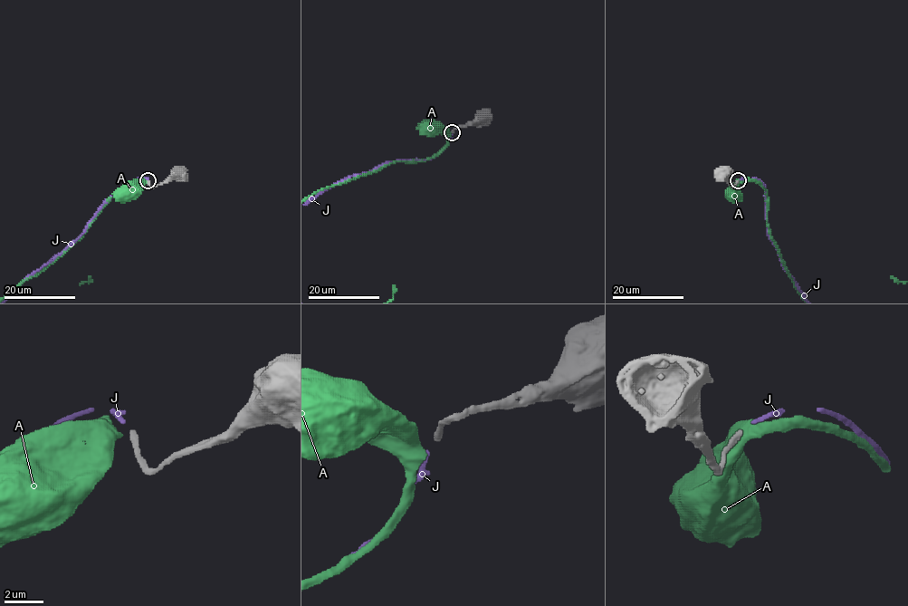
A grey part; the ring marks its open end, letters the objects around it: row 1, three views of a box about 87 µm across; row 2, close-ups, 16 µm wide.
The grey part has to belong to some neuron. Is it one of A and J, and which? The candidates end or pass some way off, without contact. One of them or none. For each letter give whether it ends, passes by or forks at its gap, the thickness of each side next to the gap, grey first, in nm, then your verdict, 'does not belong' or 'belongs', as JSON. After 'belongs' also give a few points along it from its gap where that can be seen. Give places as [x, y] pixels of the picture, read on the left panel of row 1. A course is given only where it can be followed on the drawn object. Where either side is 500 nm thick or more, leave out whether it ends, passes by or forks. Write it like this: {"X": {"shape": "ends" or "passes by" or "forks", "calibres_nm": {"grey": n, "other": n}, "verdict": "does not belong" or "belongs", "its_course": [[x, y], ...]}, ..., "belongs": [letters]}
{"A": {"calibres_nm": {"grey": 280, "other": 750}, "verdict": "does not belong"}, "J": {"shape": "ends", "calibres_nm": {"grey": 280, "other": 200}, "verdict": "belongs"}, "belongs": ["J"]}

